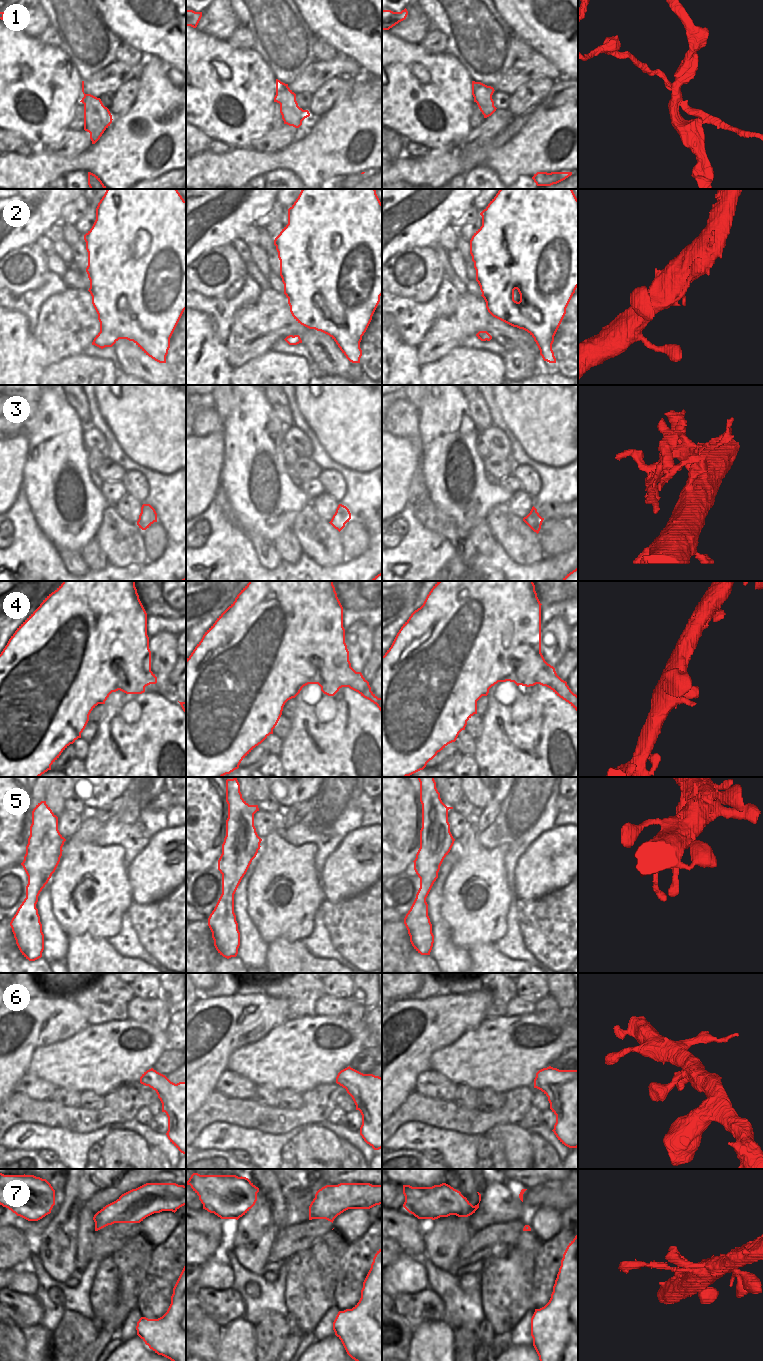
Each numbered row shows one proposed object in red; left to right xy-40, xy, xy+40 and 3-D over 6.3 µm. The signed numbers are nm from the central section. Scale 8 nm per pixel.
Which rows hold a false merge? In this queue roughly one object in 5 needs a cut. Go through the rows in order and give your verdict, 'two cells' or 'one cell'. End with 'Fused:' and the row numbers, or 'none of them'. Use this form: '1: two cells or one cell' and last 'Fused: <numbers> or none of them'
1: two cells
2: two cells
3: two cells
4: one cell
5: one cell
6: one cell
7: one cell
Fused: 1, 2, 3

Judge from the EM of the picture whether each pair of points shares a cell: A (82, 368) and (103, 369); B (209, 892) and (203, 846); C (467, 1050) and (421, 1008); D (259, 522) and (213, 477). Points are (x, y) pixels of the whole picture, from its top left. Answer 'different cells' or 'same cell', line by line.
A: same cell
B: different cells
C: different cells
D: different cells

